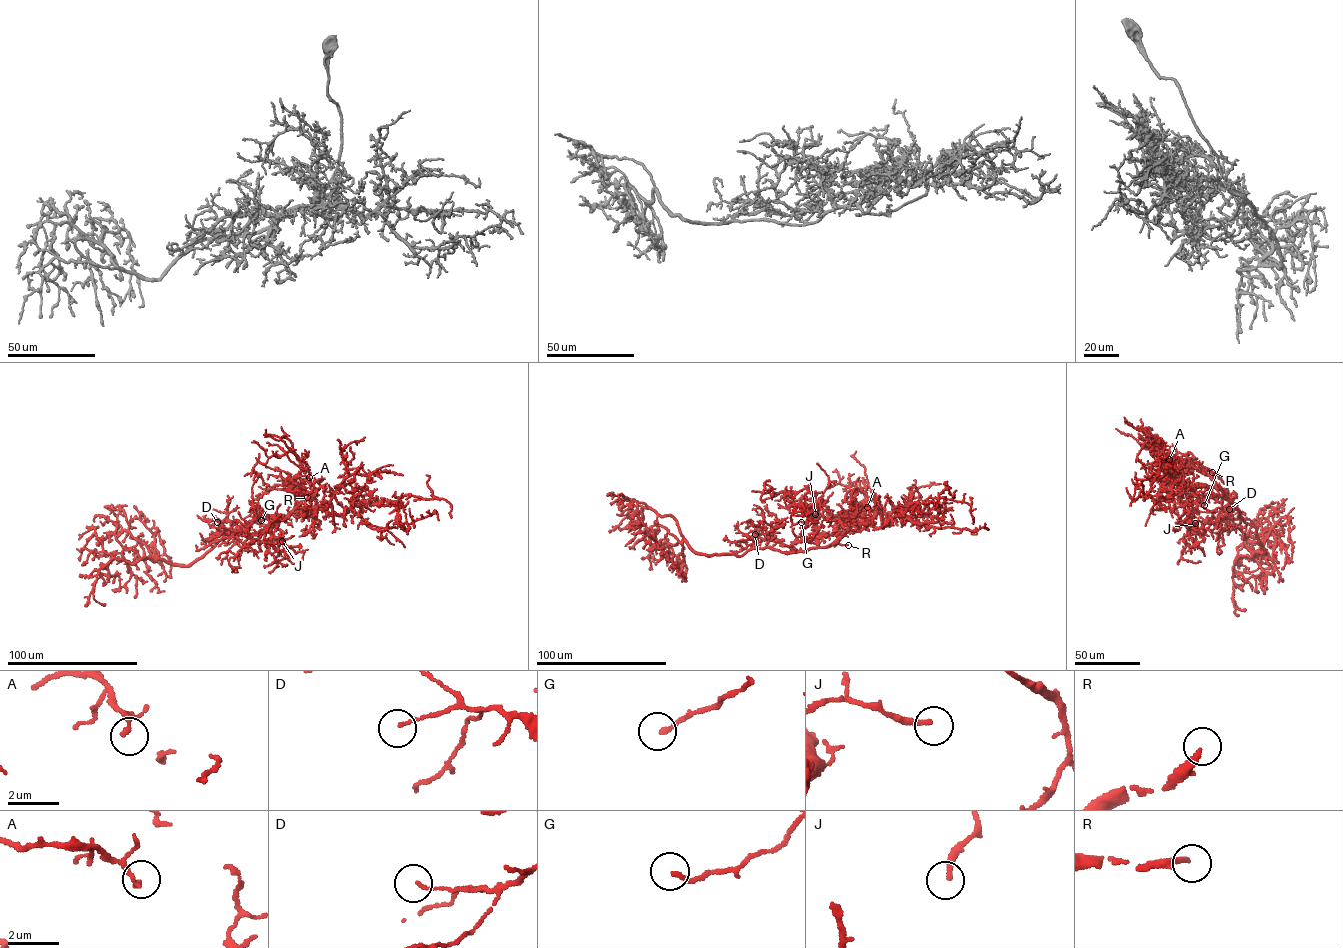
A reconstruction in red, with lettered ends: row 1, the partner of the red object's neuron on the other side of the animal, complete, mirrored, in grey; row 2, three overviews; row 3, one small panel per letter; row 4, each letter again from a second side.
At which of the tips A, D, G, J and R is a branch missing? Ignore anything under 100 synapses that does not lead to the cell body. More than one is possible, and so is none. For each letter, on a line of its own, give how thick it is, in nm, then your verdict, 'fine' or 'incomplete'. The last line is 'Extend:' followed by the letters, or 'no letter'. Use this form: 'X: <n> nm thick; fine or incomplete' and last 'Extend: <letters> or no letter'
A: 170 nm thick; fine
D: 120 nm thick; fine
G: 170 nm thick; fine
J: 190 nm thick; fine
R: 240 nm thick; incomplete
Extend: R

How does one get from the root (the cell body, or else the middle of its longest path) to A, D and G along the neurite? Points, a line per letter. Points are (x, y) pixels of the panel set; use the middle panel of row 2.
A: (795, 552), (825, 547), (835, 542), (853, 521), (856, 506), (864, 504), (867, 507)
D: (795, 552), (774, 538), (762, 533), (755, 534)
G: (795, 552), (818, 546), (814, 522), (810, 519), (801, 522)

